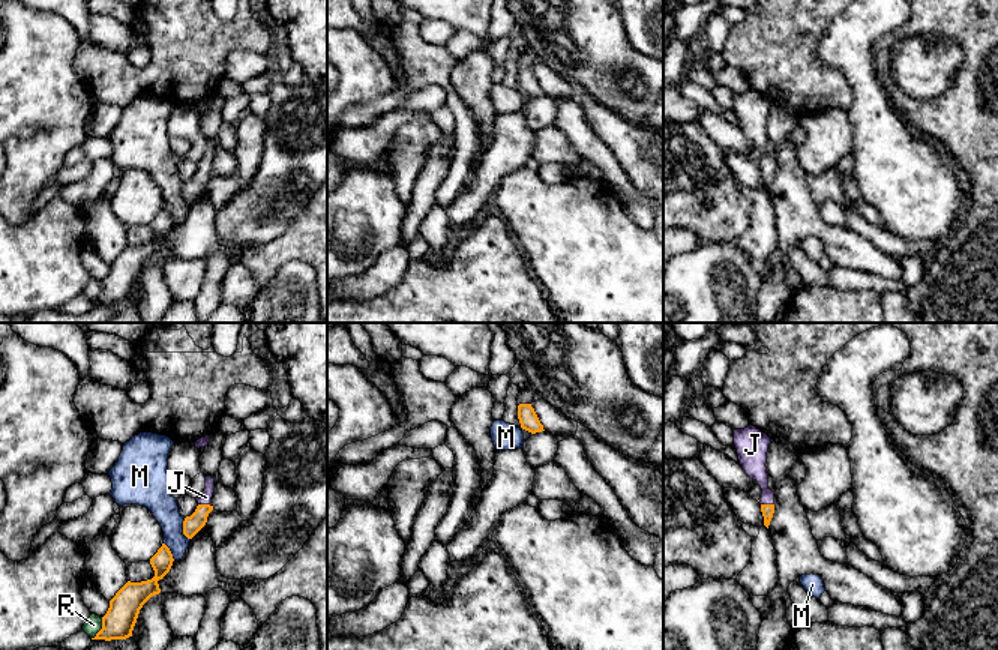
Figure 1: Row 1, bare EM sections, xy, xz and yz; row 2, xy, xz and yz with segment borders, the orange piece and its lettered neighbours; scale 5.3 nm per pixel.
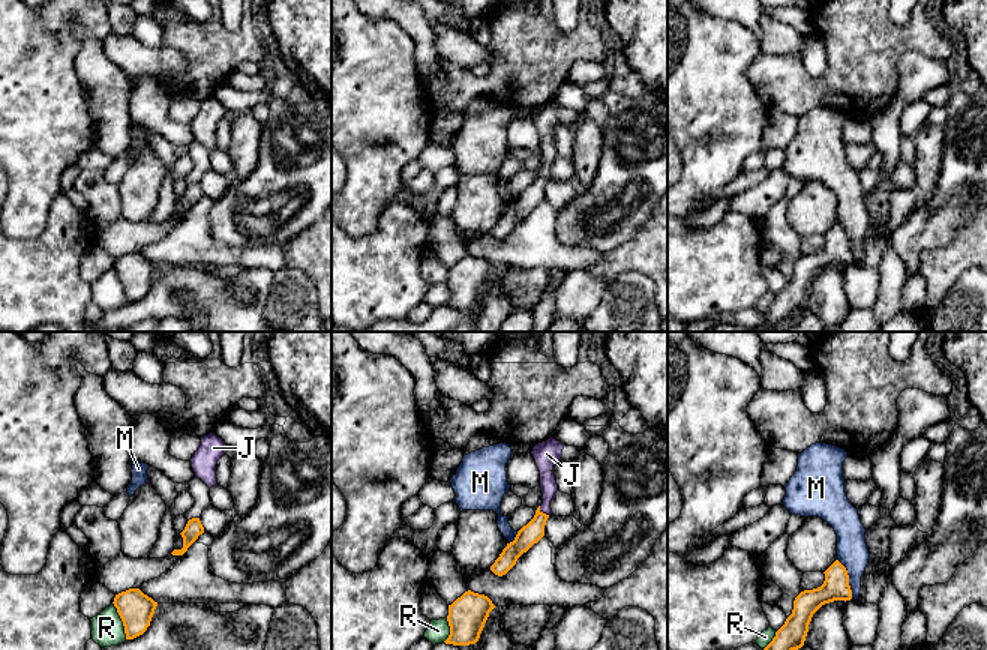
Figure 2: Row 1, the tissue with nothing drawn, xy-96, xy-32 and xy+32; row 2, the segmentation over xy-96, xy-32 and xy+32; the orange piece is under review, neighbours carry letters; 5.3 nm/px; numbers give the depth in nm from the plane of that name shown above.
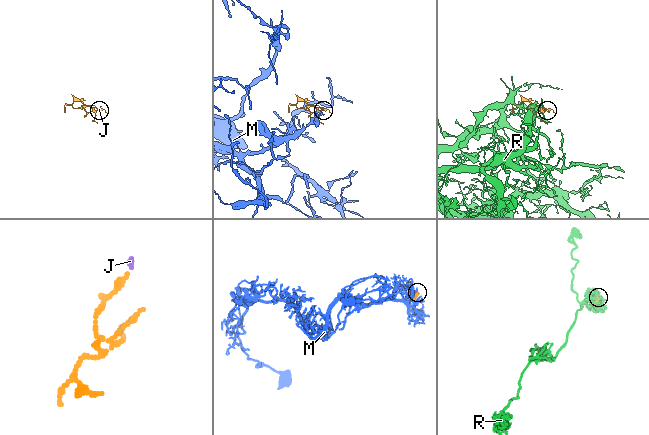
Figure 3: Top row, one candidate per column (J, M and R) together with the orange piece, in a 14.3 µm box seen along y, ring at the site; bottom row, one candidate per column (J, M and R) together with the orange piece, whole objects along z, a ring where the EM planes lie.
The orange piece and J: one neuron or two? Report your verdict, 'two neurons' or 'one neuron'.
one neuron

